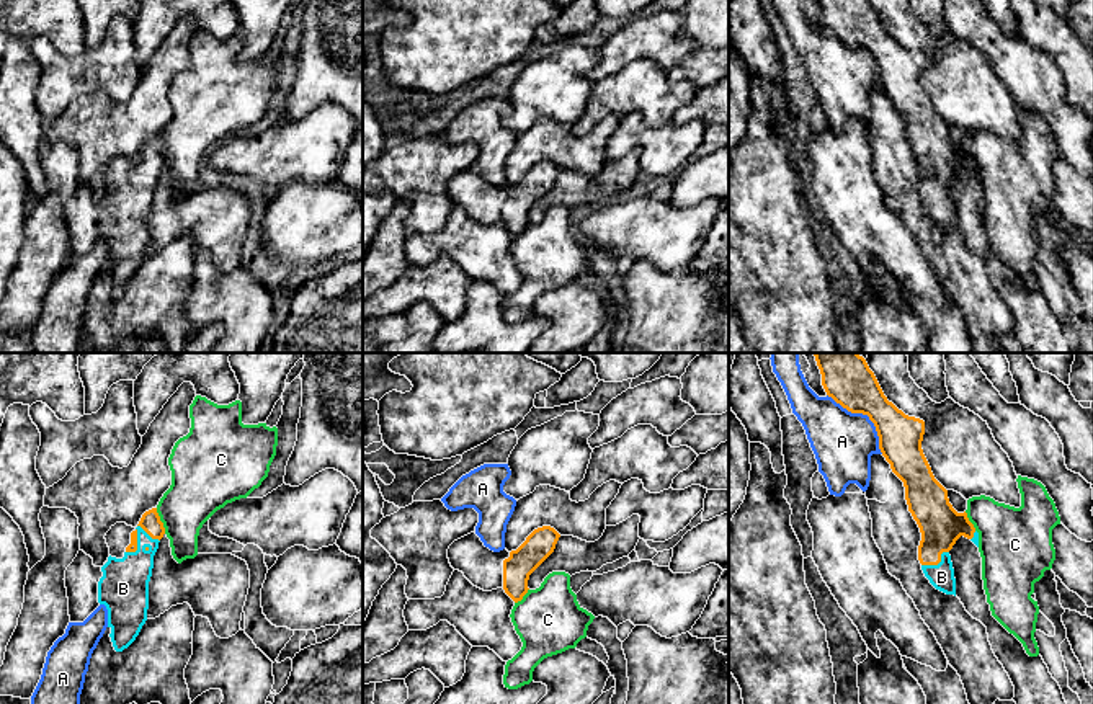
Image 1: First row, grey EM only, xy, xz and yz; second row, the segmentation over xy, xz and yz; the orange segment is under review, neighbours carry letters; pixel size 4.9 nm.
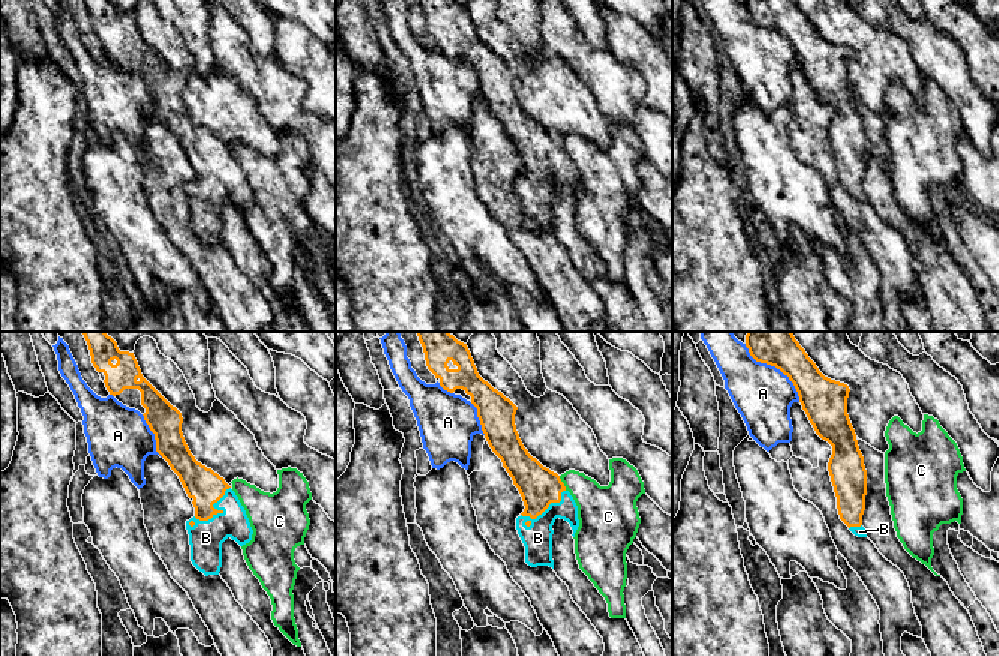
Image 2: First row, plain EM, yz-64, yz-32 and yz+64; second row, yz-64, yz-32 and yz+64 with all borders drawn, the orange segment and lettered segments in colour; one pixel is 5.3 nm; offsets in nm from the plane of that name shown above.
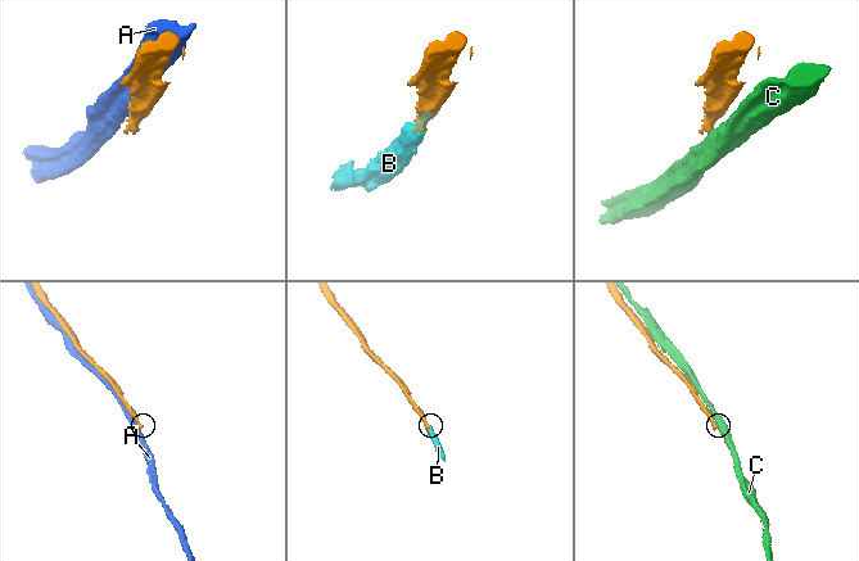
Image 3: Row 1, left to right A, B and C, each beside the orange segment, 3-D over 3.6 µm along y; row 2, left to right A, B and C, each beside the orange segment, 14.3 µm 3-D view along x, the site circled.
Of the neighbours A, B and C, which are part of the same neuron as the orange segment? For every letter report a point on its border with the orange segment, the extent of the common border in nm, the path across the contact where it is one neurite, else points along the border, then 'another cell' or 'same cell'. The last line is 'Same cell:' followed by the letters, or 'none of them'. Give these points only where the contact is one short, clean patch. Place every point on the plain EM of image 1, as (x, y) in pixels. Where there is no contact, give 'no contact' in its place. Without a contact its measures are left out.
A: yz (866, 48) | 400 nm | another cell
B: xy (136, 167) | 180 nm | across xy (133, 180), (136, 167), (136, 201), (124, 216) | same cell
C: xy (160, 155) | 140 nm | along xy (156, 142), (165, 167) | another cell
Same cell: B

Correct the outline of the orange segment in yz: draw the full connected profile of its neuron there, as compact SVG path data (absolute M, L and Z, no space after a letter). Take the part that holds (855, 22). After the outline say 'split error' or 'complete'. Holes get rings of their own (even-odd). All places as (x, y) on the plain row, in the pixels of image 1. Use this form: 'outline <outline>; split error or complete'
outline M819 0L828 31L851 47L868 49L879 70L879 83L892 106L903 116L908 145L921 175L918 194L930 217L956 230L949 185L964 170L979 181L979 167L967 147L957 147L948 124L935 113L923 88L925 56L905 49L884 29L869 0Z; split error

